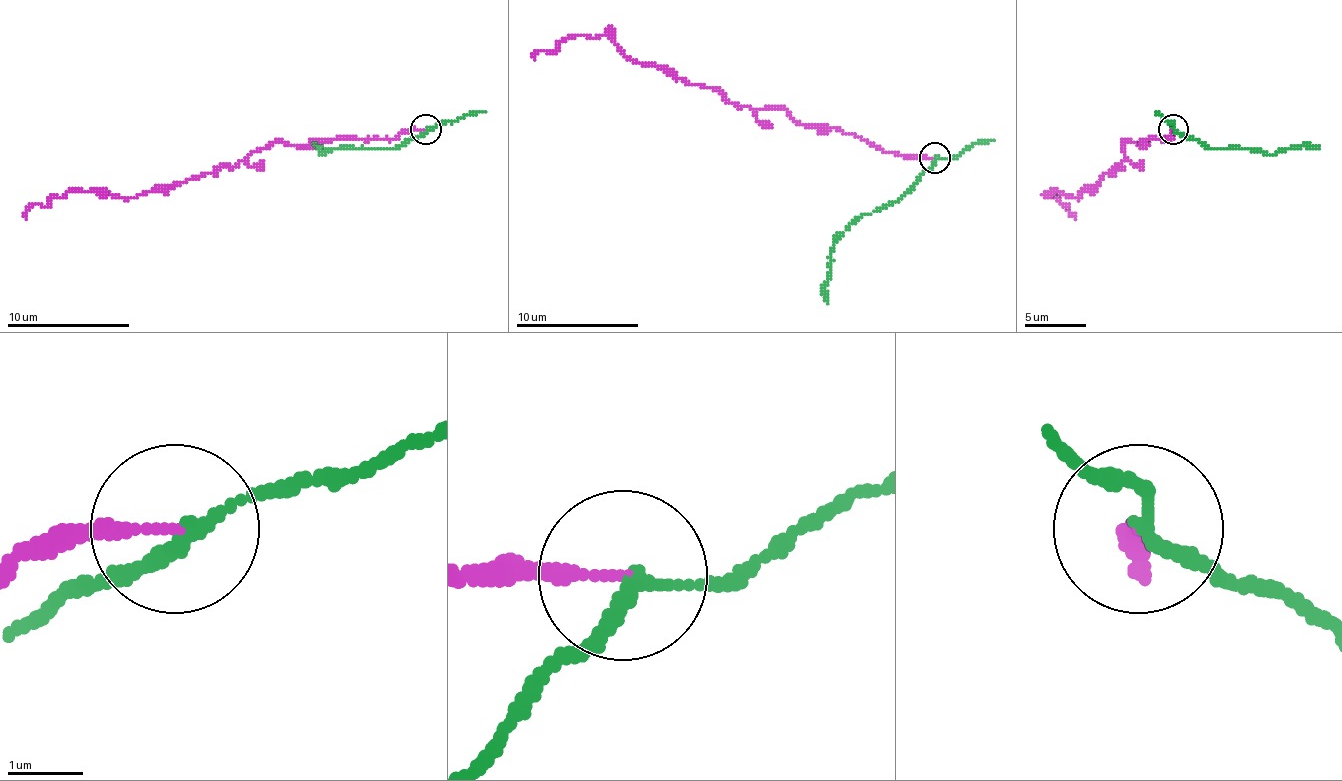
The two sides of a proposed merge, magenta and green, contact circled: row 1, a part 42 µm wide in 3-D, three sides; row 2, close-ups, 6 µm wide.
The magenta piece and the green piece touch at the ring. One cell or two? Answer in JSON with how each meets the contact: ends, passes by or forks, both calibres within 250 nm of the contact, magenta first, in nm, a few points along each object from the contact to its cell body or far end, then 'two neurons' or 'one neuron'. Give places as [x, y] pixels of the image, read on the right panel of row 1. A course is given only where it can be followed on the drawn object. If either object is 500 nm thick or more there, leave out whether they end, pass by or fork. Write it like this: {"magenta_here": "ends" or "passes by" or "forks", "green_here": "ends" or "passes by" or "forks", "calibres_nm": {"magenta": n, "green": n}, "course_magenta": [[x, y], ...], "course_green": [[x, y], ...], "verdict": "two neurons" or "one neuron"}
{"magenta_here": "ends", "green_here": "passes by", "calibres_nm": {"magenta": 150, "green": 160}, "course_magenta": [[1174, 130], [1171, 139], [1149, 139], [1140, 145], [1125, 142], [1121, 167], [1078, 198], [1051, 188], [1075, 219]], "course_green": [[1174, 130], [1211, 148], [1276, 154], [1303, 145], [1319, 148]], "verdict": "two neurons"}

